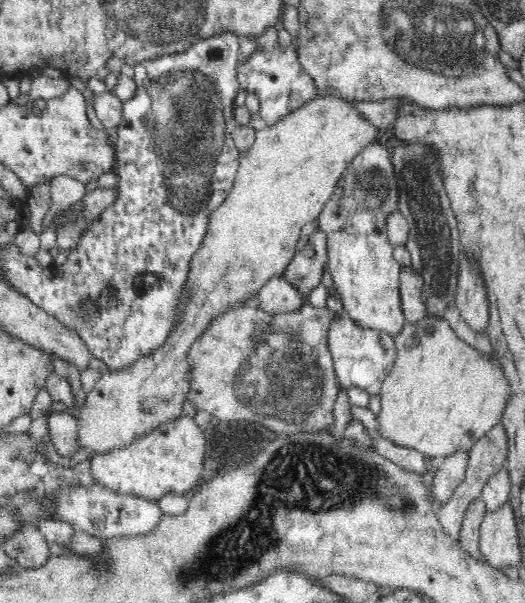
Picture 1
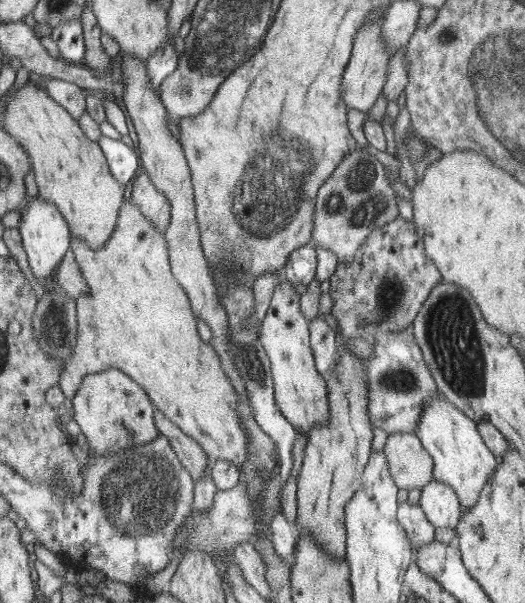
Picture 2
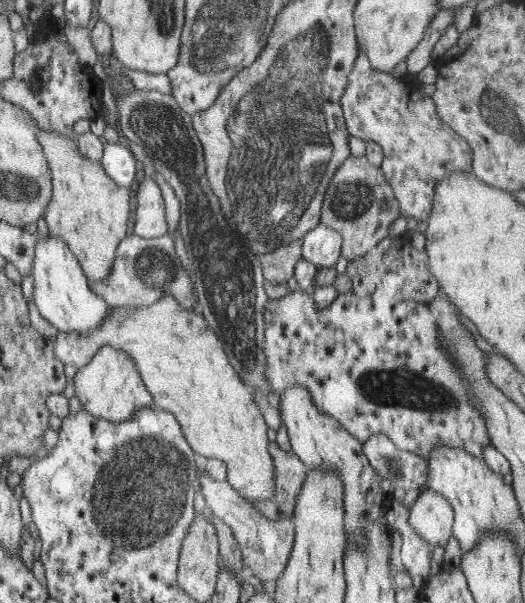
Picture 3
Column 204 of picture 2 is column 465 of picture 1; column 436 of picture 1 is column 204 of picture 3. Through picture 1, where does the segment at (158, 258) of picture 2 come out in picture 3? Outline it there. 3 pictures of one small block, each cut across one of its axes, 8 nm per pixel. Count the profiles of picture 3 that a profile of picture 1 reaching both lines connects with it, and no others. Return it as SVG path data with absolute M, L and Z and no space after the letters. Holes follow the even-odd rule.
M161 295L161 300L149 306L139 308L111 307L111 312L103 320L103 324L87 334L78 332L56 332L53 352L63 364L76 369L87 364L97 349L105 345L123 351L133 366L140 373L144 387L152 395L152 405L161 411L171 413L184 432L185 440L192 445L193 452L206 459L217 459L225 463L227 480L230 489L235 489L243 498L251 502L265 500L274 495L274 468L272 456L267 454L267 434L263 432L267 426L263 424L261 412L251 400L250 387L244 385L236 375L232 363L228 360L219 338L208 327L207 322L198 311L185 310L173 300L171 295Z

